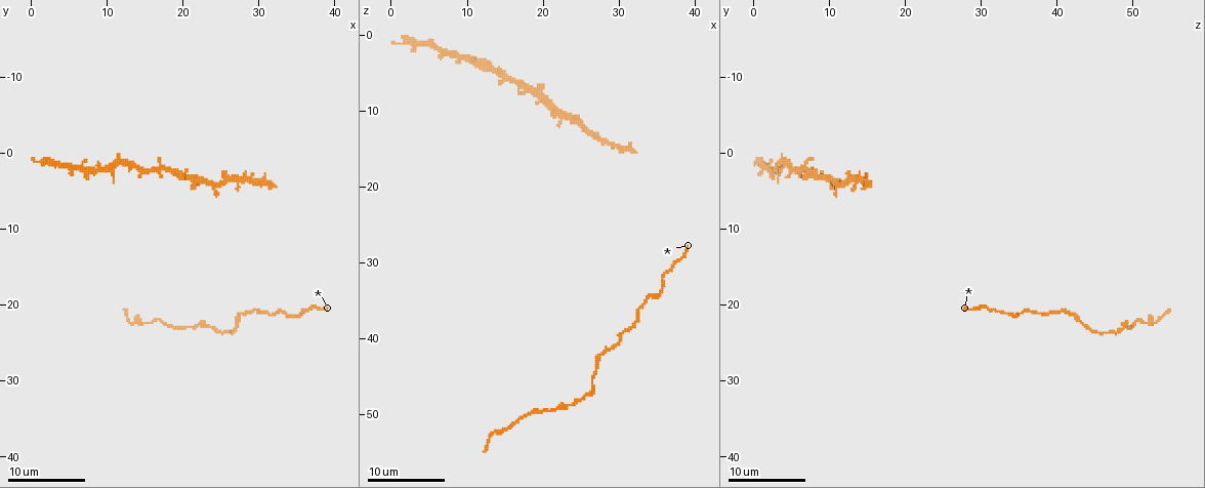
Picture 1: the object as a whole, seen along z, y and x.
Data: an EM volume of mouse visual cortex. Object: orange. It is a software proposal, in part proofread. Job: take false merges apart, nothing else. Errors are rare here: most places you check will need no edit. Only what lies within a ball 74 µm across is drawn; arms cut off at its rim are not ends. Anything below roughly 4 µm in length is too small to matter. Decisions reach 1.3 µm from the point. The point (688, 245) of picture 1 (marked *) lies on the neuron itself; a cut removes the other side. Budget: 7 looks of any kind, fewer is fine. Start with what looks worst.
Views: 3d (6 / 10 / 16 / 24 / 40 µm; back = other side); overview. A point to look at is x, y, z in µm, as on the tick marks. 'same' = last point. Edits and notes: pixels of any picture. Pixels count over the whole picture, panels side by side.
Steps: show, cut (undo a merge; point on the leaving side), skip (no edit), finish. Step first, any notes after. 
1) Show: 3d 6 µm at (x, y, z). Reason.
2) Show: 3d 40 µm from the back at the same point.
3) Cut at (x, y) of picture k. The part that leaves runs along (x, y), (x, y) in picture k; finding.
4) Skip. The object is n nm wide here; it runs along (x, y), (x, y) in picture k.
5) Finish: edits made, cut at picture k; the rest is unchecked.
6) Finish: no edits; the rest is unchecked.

Show: 3d 10 µm at (15.0, 22.0, 51.5). Thick turns thin.

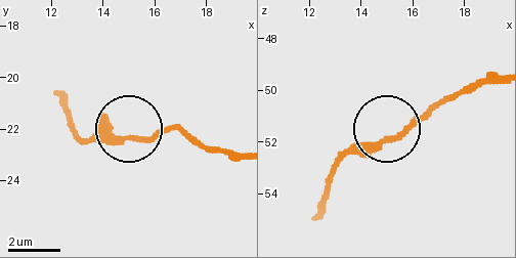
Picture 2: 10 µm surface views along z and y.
Skip. The object is 220 nm wide here; it runs along (241, 152), (201, 147), (174, 128), (141, 139), (77, 139) in picture 2; one neuron here.

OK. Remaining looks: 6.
Show: 3d 16 µm at (33.5, 21.5, 35.0). Calibre changes.

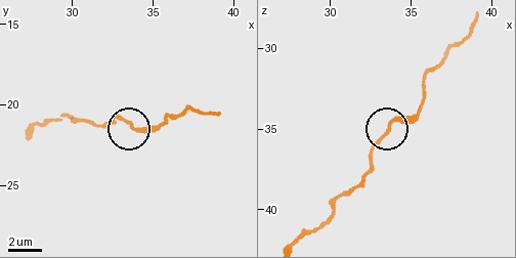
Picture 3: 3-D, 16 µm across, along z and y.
Show: 3d 16 µm from the back at (33.7, 21.3, 34.8).

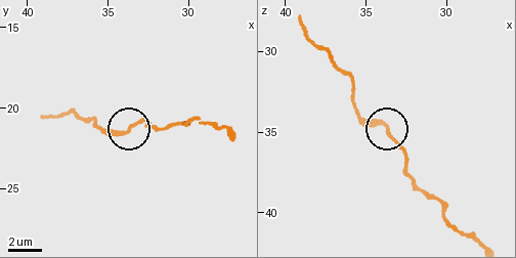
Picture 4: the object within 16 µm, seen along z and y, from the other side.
Skip. It runs along (42, 114), (48, 118), (76, 114), (109, 130), (148, 122) in picture 4; all the same neuron.

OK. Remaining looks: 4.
Show: 3d 10 µm at (21.5, 23.0, 49.5). Sudden change in width.

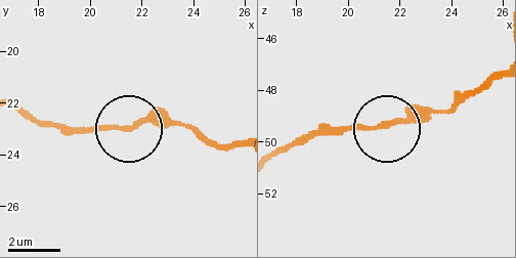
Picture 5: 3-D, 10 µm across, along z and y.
Show: 3d 6 µm at (21.6, 22.9, 49.2).

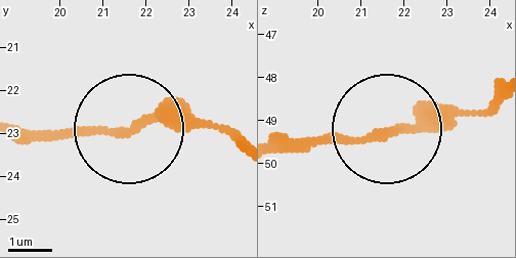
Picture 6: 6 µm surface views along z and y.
Skip. It runs along (240, 152), (207, 129), (152, 122), (19, 129) in picture 6; all the same neuron.

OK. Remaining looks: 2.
Show: 3d 10 µm at (27.5, 22.5, 43.0). Sudden change in width.

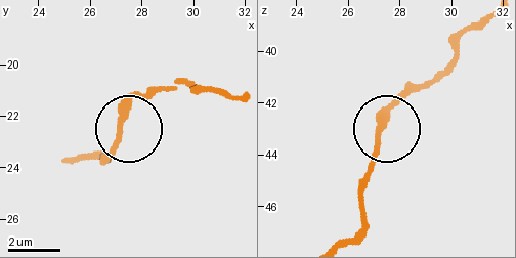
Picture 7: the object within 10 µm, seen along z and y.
Skip. All the same neuron.

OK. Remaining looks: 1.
Finish: no edits; the rest is unchecked.

